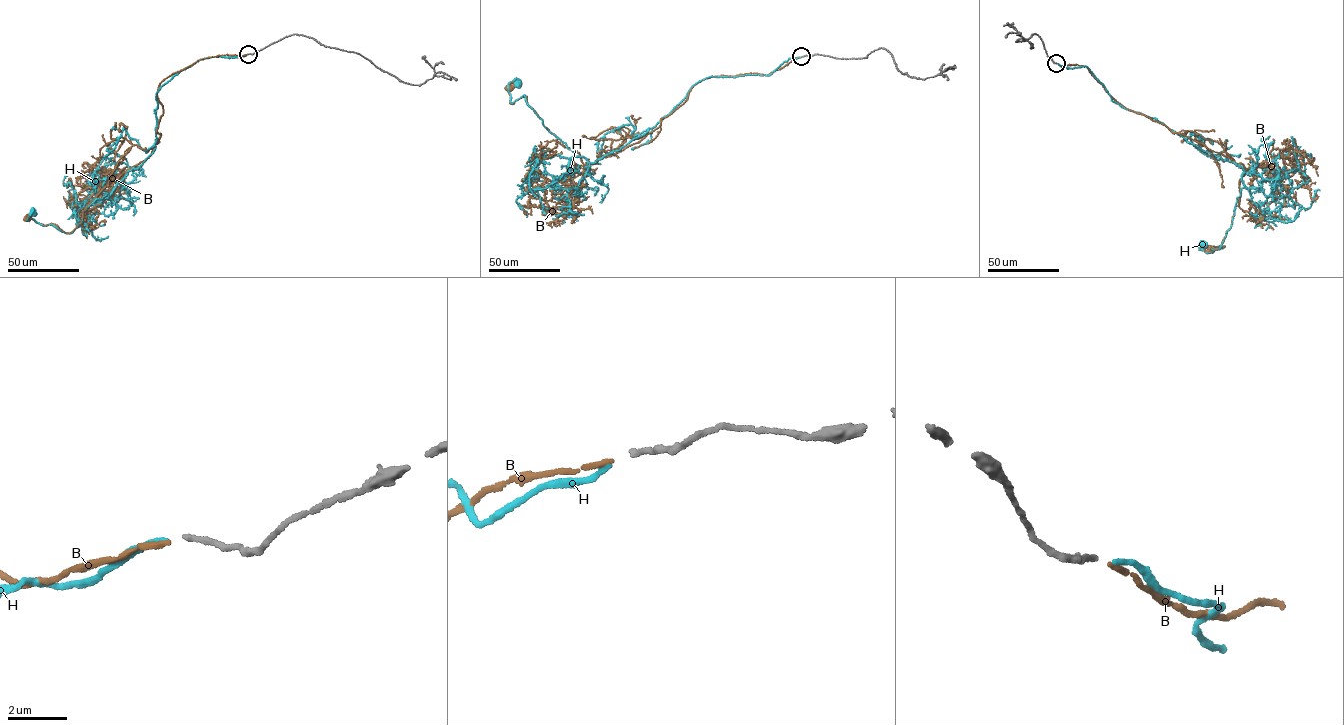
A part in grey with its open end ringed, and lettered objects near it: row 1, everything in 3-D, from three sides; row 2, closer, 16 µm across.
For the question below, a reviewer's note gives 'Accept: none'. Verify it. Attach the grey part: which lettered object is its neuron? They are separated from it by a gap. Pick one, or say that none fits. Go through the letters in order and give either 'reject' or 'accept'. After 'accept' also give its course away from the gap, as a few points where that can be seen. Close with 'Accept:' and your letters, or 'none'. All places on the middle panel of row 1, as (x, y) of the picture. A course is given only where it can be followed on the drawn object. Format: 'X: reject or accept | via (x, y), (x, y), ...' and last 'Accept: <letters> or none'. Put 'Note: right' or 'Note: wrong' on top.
Note: wrong
B: accept | via (801, 57), (767, 74), (704, 79), (658, 127), (593, 164), (556, 140), (526, 96), (511, 103), (509, 88)
H: reject
Accept: B

